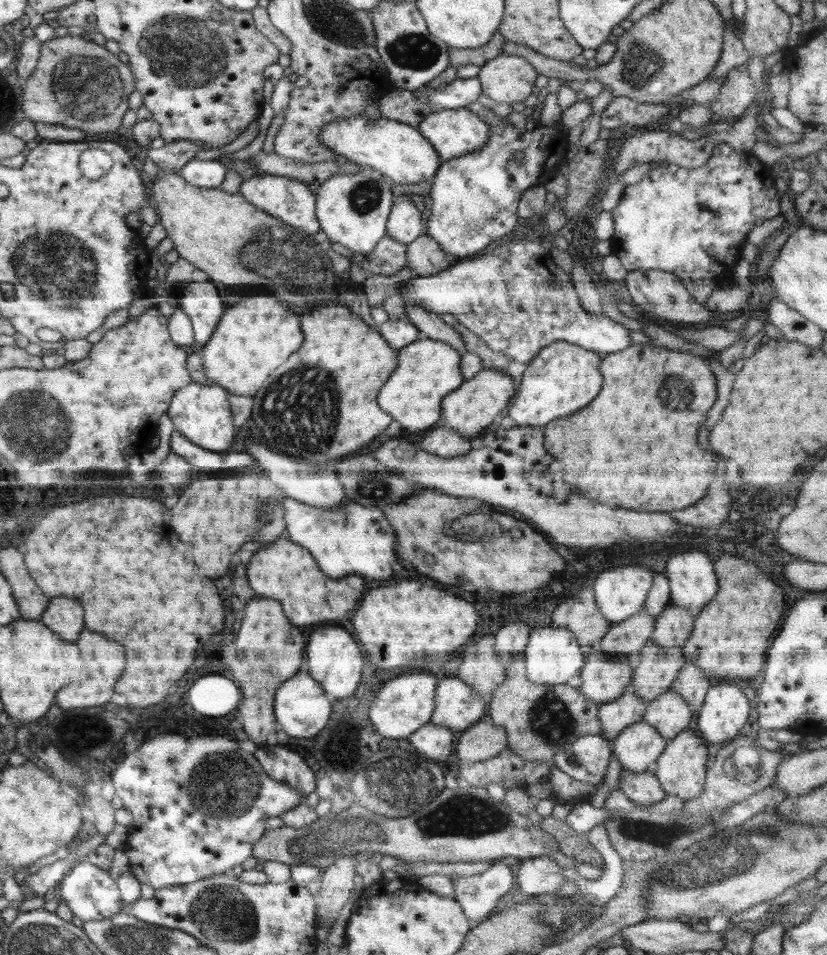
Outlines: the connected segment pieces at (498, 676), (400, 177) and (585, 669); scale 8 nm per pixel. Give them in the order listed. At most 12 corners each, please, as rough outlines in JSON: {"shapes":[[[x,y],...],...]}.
{"shapes":[[[494,636],[468,646],[457,677],[482,697],[506,678]],[[365,113],[318,141],[394,184],[431,180],[444,161],[417,127]],[[592,647],[578,689],[596,704],[630,689],[634,670]]]}

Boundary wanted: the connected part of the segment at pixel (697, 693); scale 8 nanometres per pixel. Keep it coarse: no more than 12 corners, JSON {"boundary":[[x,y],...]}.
{"boundary":[[686,662],[670,689],[692,708],[710,687],[704,670]]}

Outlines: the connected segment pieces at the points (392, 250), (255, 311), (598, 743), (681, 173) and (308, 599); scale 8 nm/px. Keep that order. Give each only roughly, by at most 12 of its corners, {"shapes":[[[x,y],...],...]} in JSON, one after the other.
{"shapes":[[[384,236],[350,260],[367,274],[391,276],[407,266],[407,245]],[[274,296],[224,311],[200,356],[209,383],[254,396],[304,336]],[[586,734],[557,750],[555,766],[579,782],[603,783],[611,744]],[[724,141],[611,210],[627,272],[704,305],[781,214],[771,166]],[[278,538],[248,564],[256,596],[295,627],[346,618],[364,577],[326,576]]]}

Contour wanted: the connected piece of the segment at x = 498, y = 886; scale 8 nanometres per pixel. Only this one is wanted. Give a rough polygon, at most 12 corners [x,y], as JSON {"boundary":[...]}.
{"boundary":[[498,860],[483,873],[452,877],[472,927],[515,888],[515,868]]}

